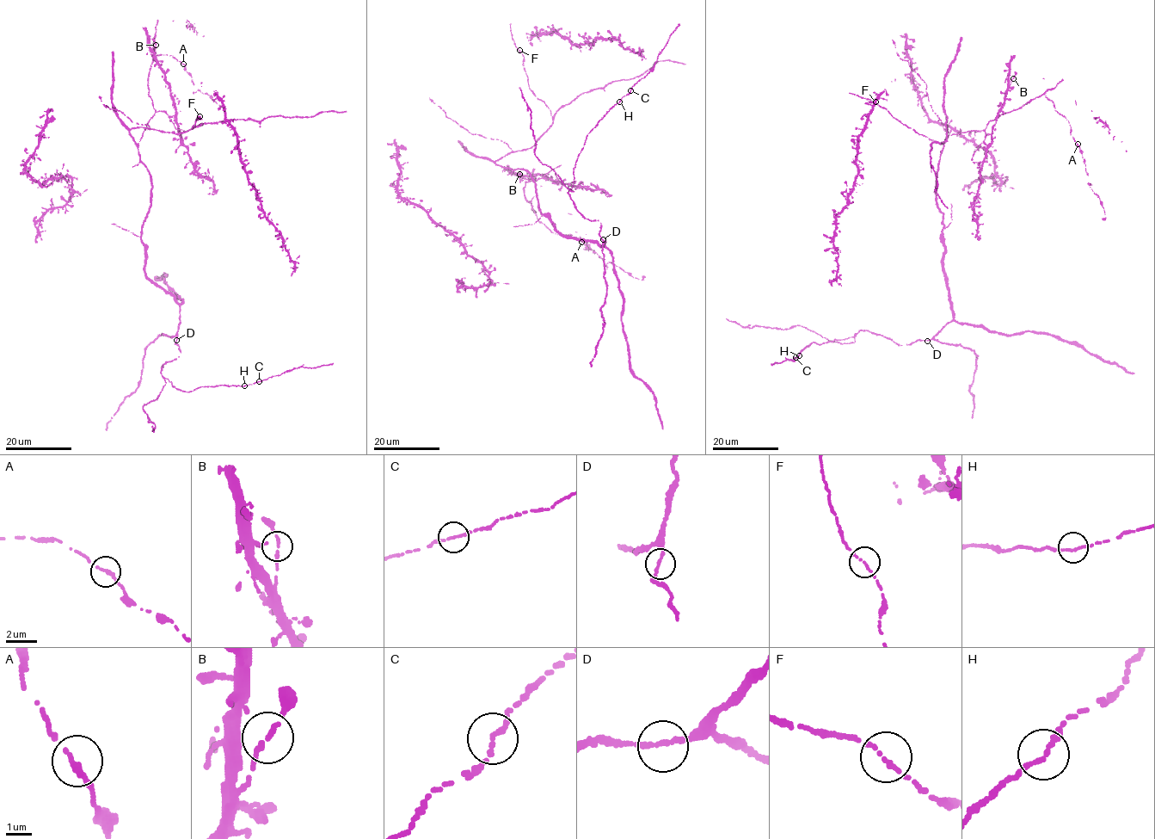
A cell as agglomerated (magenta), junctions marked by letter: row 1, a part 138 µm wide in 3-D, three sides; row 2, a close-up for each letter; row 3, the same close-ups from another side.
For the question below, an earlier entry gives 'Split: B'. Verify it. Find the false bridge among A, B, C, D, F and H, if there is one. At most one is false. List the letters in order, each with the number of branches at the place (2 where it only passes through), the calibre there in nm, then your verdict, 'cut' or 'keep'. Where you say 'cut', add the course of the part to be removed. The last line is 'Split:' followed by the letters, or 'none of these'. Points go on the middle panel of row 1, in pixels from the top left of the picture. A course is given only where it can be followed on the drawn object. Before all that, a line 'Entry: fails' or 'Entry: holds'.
Entry: fails
A: 2 branches meet; 200 nm thick; keep
B: 2 branches meet; 180 nm thick; keep
C: 2 branches meet; 180 nm thick; keep
D: 2 branches meet; 200 nm thick; keep
F: 2 branches meet; 160 nm thick; keep
H: 2 branches meet; 180 nm thick; keep
Split: none of these

